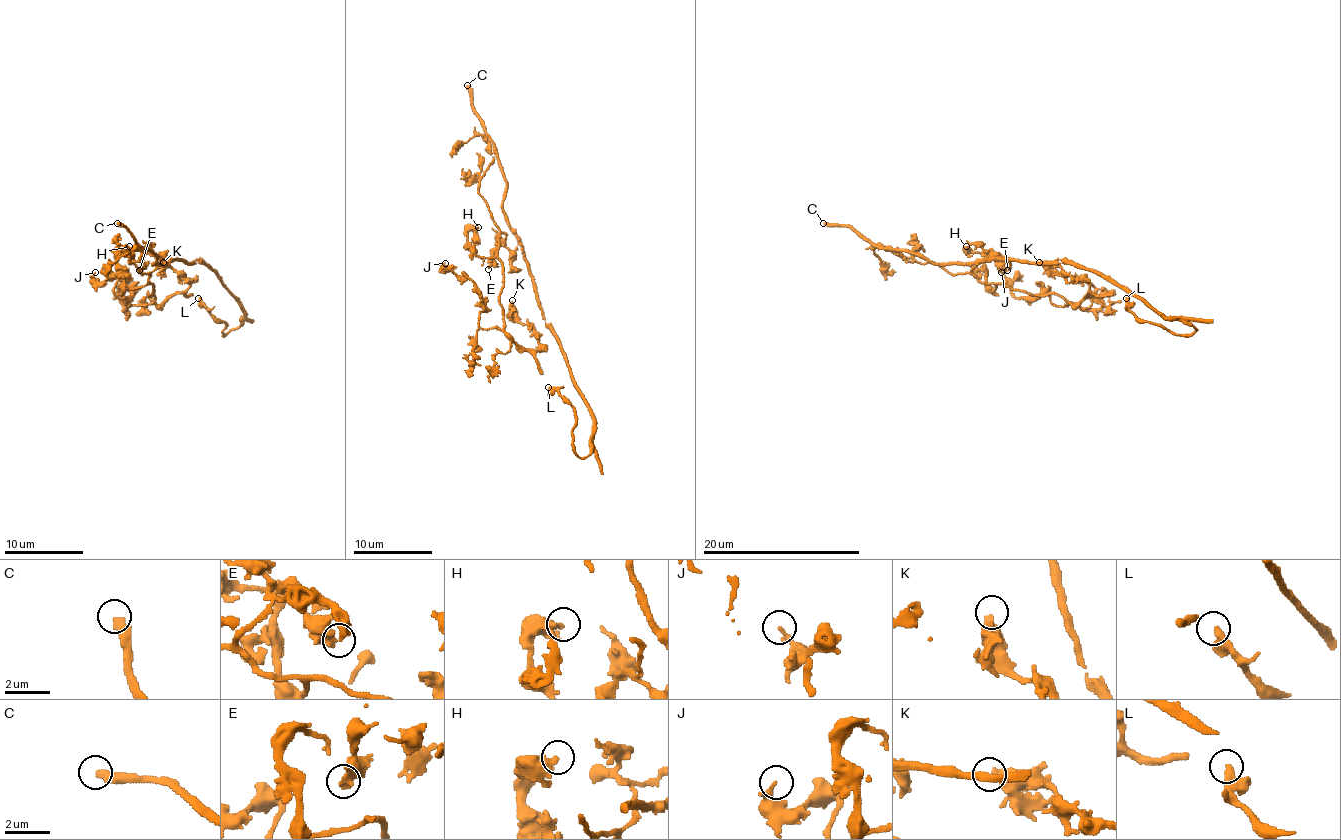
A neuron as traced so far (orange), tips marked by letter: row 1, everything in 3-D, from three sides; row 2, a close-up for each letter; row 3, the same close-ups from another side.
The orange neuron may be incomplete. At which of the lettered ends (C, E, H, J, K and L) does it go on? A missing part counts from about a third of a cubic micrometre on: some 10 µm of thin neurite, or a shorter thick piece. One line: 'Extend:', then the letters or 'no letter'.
Extend: C, L

